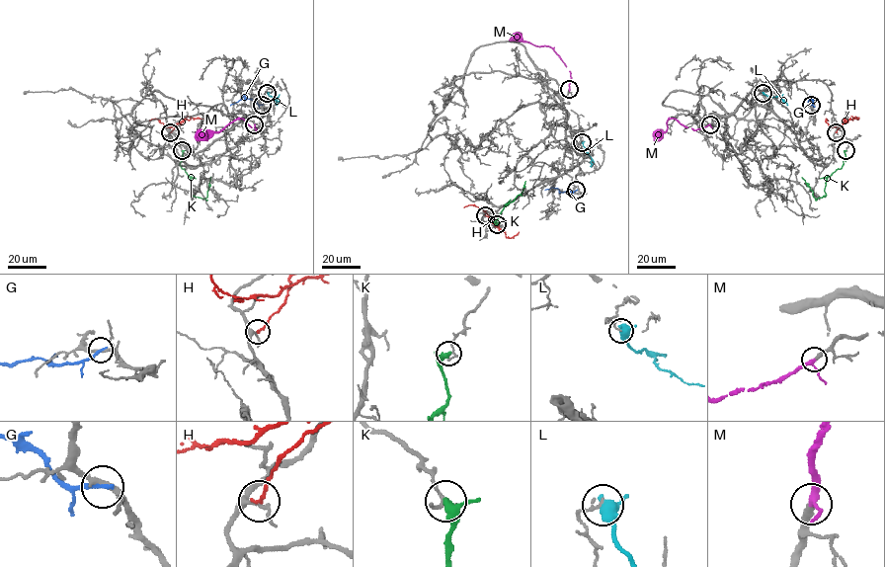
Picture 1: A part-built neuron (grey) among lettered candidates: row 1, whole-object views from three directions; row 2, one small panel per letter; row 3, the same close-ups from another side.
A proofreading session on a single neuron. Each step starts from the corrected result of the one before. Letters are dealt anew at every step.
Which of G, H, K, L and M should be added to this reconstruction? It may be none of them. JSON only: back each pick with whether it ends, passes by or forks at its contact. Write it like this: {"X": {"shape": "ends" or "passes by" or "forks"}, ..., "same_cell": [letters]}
{"M": {"shape": "passes by"}, "same_cell": ["M"]}

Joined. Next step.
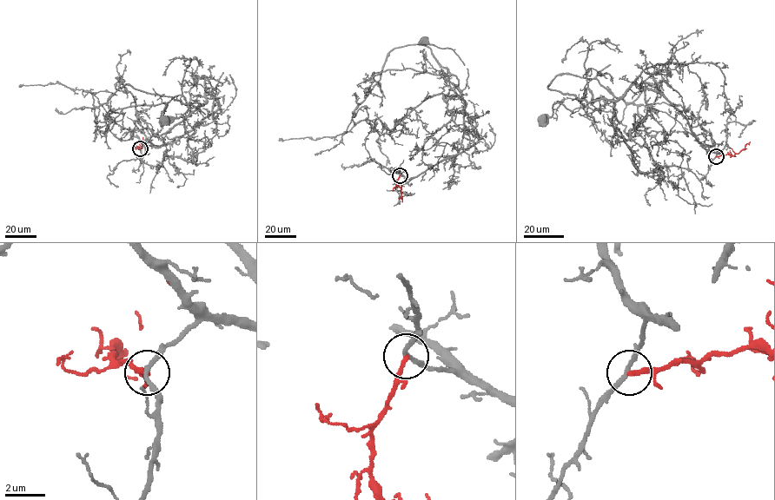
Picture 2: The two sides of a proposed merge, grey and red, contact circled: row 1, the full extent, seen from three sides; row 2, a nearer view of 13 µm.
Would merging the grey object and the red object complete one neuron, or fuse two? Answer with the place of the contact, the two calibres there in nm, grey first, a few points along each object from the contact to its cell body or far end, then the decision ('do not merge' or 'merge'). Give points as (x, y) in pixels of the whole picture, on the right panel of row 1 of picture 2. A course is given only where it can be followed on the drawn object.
at (716, 156); 220 nm thick on the grey side, 200 nm on the other; grey runs (716, 156), (720, 152), (706, 150), (665, 97), (636, 84), (584, 115), (556, 102), (543, 119); red runs (716, 156), (738, 154), (750, 141); do not merge

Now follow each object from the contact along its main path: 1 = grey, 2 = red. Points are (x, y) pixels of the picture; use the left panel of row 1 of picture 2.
1: (140, 148), (171, 144), (213, 113), (219, 102), (205, 93), (202, 108), (209, 115), (195, 107), (166, 119)
2: (140, 148), (137, 147), (142, 148), (142, 137)

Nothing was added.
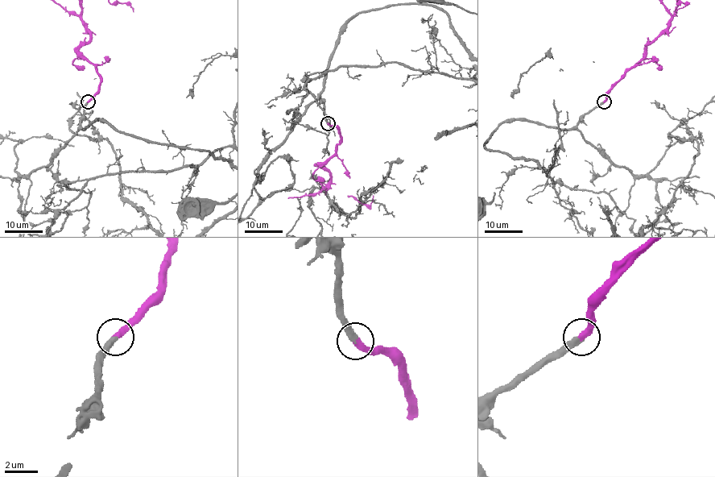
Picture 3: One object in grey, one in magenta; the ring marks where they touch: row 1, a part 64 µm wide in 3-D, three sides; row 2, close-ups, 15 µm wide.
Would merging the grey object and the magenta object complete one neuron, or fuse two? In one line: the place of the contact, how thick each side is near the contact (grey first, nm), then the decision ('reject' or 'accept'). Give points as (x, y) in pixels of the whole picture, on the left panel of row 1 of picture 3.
(88, 101) | 400/420 nm | accept

